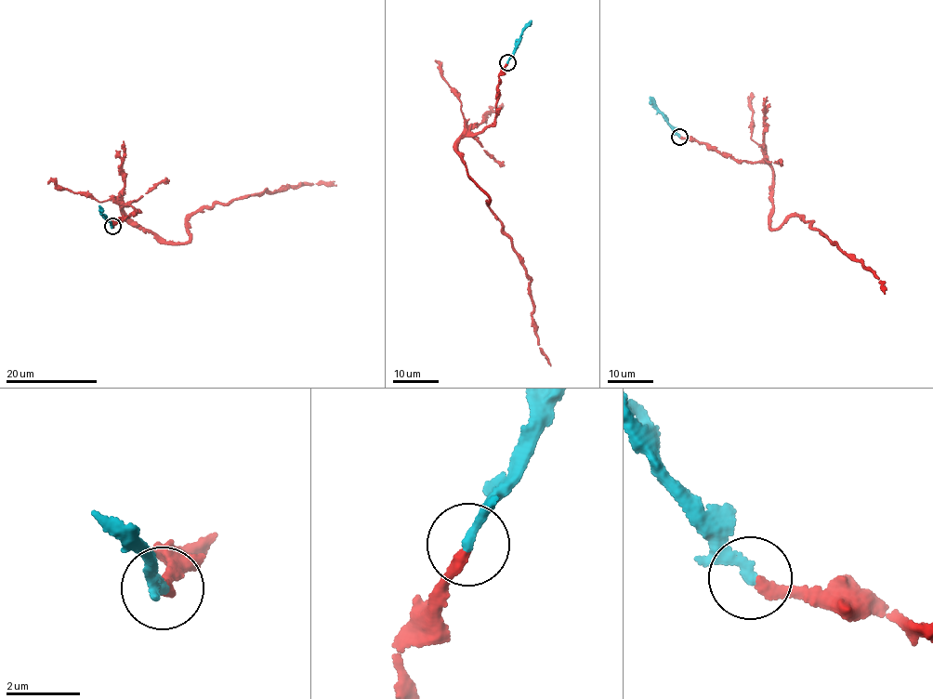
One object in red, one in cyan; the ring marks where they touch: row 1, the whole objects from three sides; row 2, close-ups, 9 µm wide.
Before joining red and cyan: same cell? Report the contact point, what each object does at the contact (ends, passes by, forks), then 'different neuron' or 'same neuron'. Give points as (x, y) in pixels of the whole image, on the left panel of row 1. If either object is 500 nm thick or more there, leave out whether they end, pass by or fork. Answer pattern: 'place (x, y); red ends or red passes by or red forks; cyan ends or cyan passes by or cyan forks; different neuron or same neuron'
place (112, 226); red ends; cyan ends; same neuron

